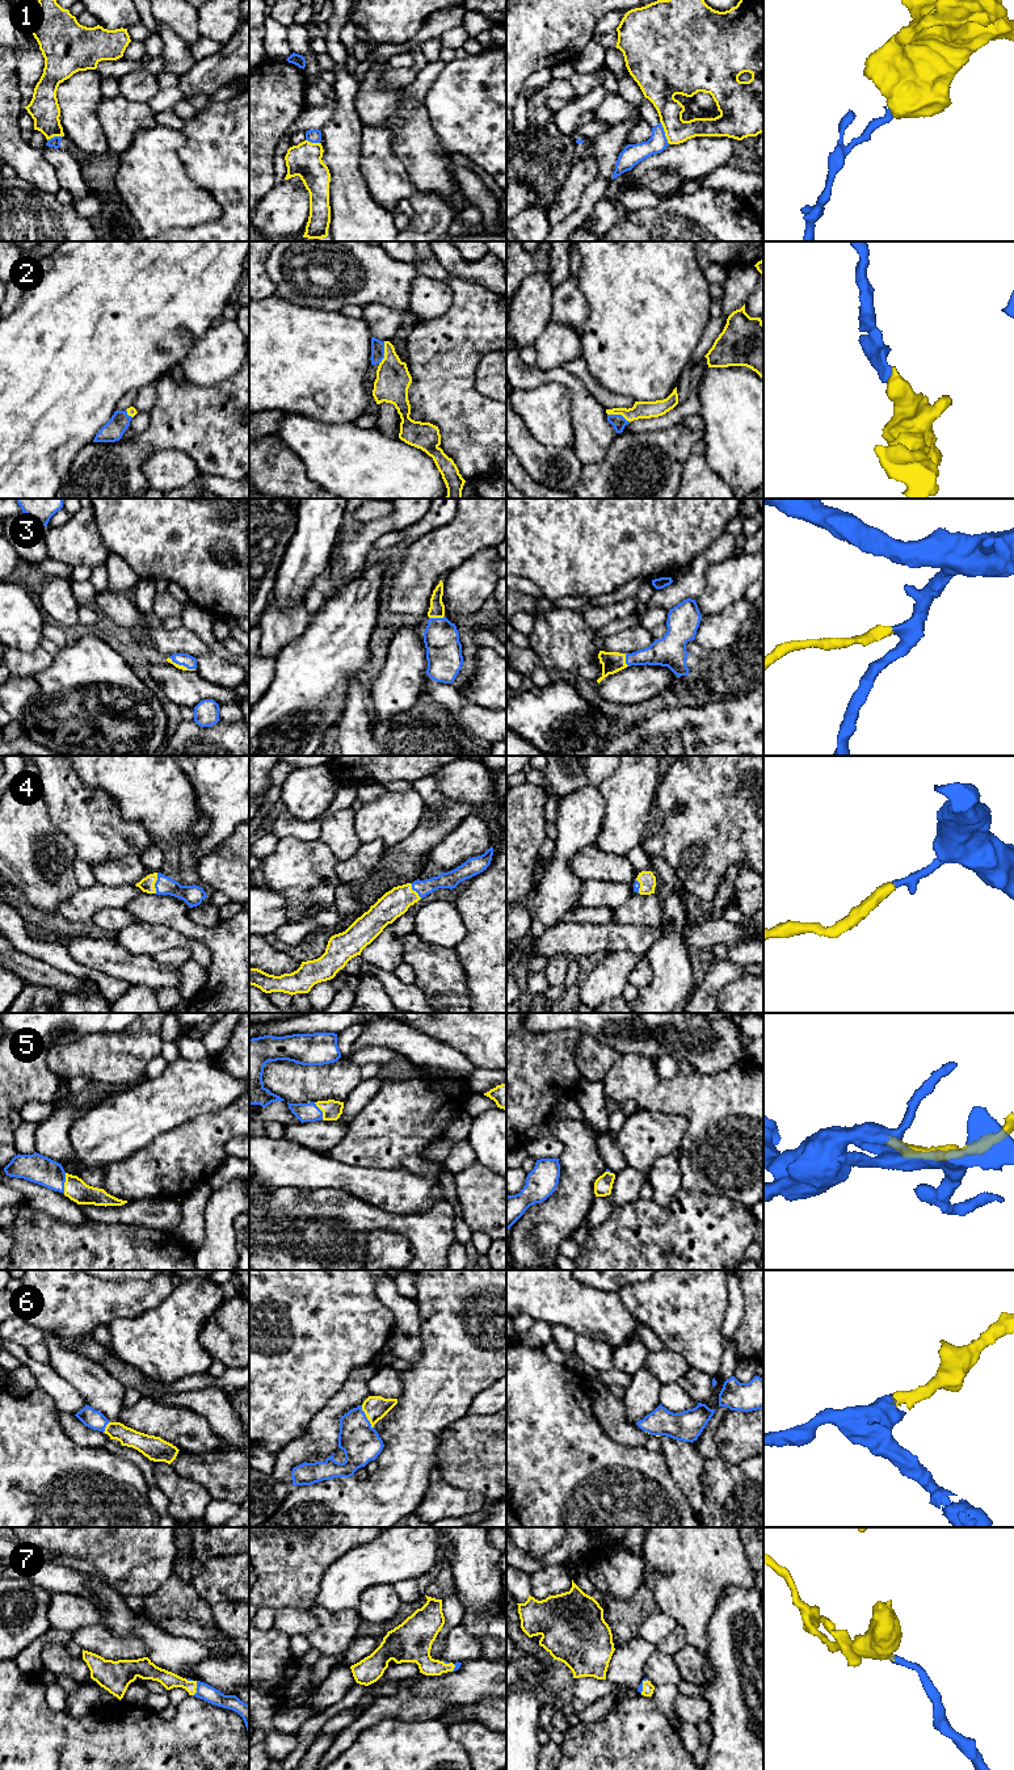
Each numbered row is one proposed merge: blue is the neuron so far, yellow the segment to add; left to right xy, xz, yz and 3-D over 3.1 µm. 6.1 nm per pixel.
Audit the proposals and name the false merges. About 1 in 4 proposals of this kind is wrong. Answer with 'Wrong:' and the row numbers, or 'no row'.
Wrong: 1

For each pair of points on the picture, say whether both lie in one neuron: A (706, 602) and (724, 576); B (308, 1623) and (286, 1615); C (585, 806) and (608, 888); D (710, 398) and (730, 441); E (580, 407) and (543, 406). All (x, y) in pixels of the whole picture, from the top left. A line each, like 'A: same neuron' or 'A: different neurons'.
A: same neuron
B: same neuron
C: different neurons
D: same neuron
E: different neurons

